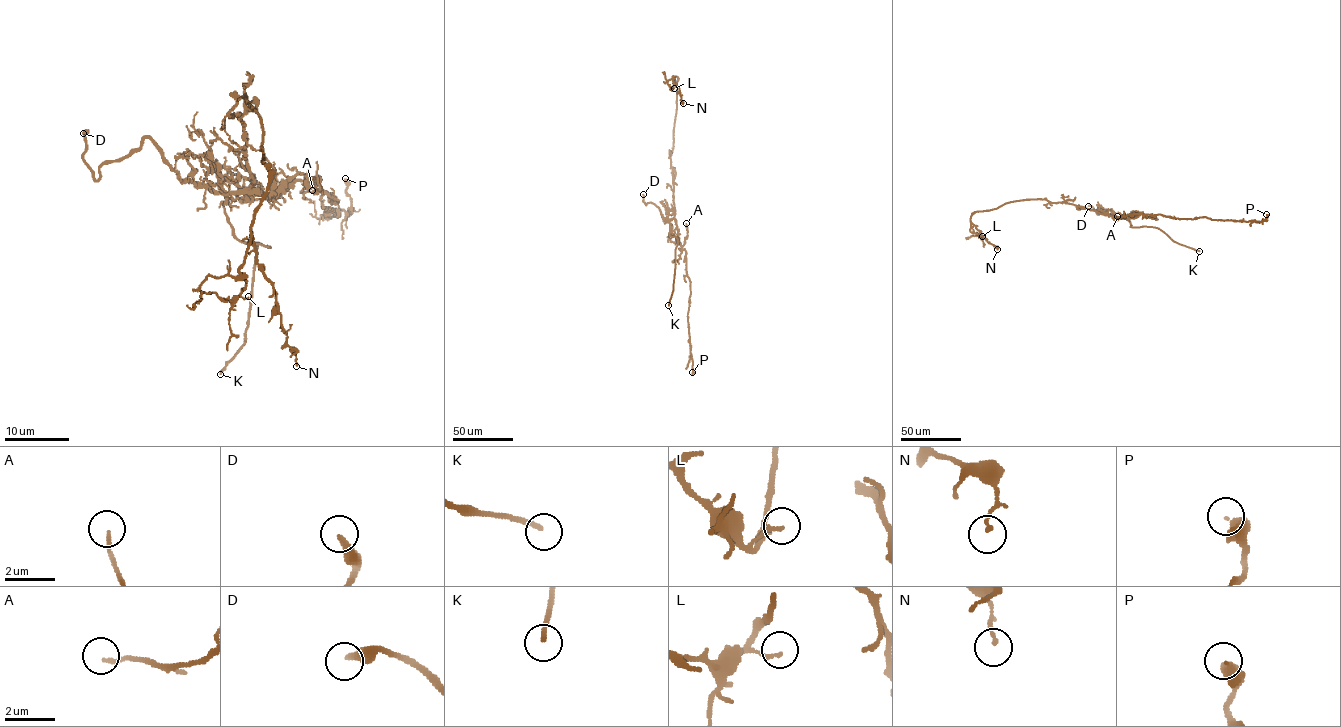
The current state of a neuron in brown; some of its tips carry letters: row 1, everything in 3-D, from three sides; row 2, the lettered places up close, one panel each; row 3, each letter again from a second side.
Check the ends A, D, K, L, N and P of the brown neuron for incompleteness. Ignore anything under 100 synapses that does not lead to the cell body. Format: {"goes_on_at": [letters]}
{"goes_on_at": ["D", "K"]}

